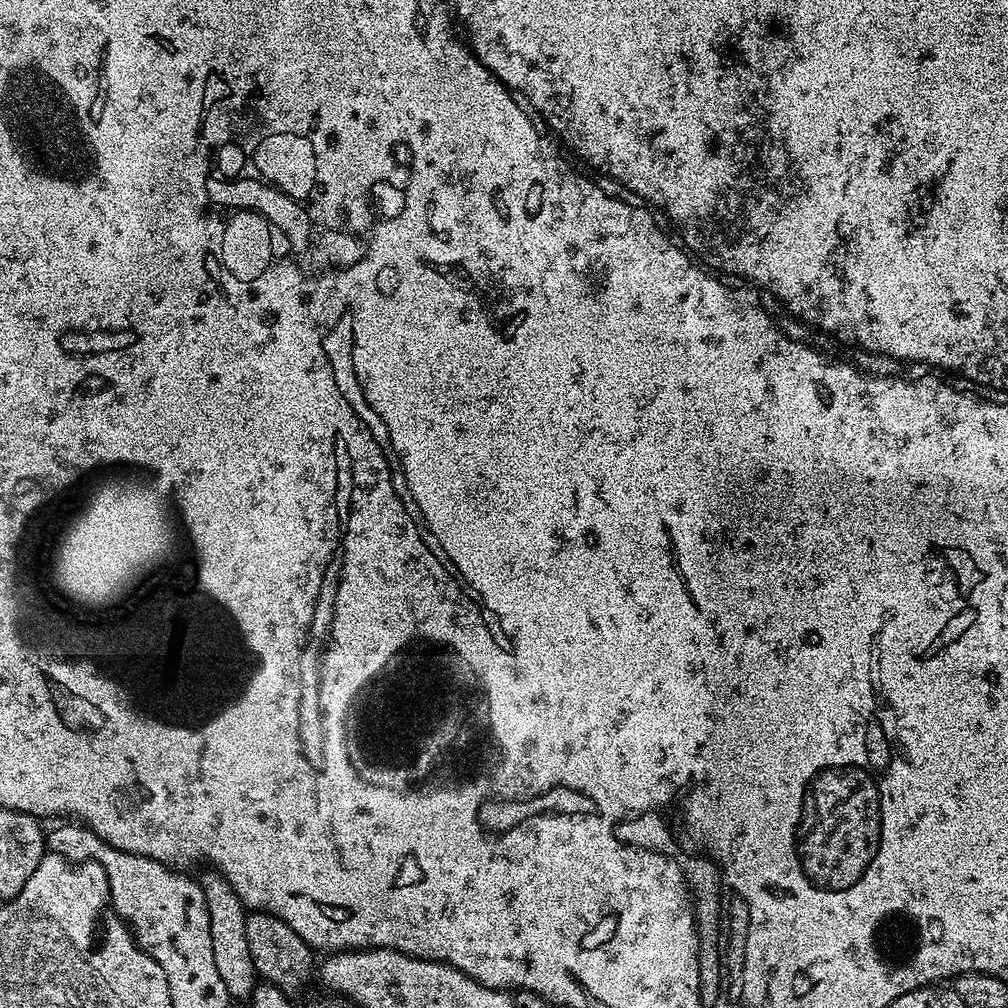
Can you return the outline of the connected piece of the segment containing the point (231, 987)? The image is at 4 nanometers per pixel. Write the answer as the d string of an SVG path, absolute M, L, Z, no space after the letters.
M219 874L211 875L202 880L202 887L206 910L210 914L210 942L214 942L214 963L218 965L222 982L226 982L229 997L233 1001L247 1001L256 989L258 977L254 958L250 958L250 942L246 942L246 909L228 880Z

